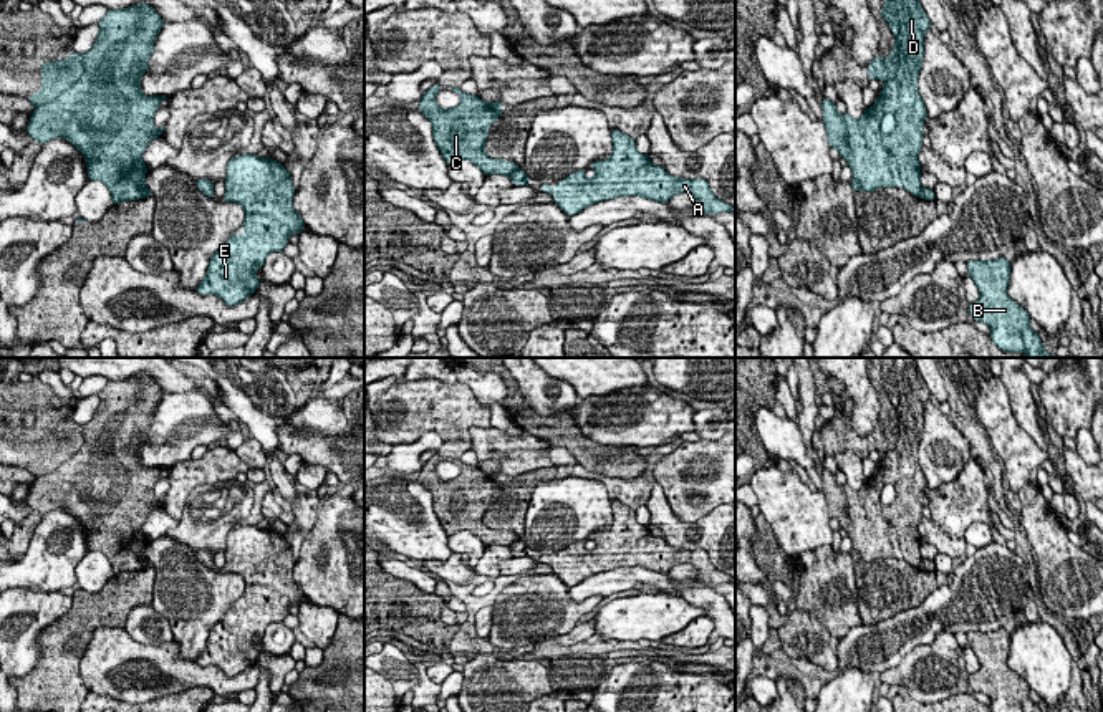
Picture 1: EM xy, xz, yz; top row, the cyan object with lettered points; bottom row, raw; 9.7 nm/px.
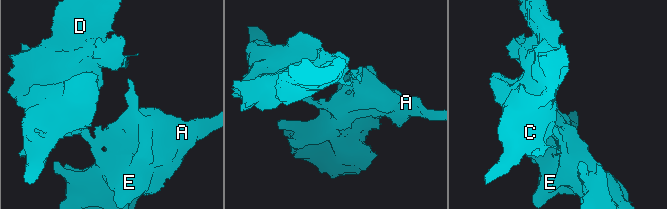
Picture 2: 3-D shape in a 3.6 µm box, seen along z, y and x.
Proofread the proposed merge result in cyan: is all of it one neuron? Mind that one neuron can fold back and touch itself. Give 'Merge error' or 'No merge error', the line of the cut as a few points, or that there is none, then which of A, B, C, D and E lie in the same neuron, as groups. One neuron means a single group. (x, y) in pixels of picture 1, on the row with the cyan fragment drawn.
Merge error. Split along xz (519, 169), (509, 174). Groups: A B E / C D

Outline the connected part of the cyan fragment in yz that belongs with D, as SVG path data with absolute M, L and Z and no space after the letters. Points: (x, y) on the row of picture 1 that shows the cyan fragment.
M884 0L881 17L888 22L896 41L888 58L876 55L868 65L869 79L886 81L878 101L865 109L860 119L853 119L848 113L840 114L836 104L823 98L821 121L828 132L830 147L836 147L851 169L855 179L851 182L853 190L869 194L879 187L896 187L899 184L904 190L919 197L922 169L918 154L922 147L922 124L927 119L927 113L918 93L918 76L924 58L924 33L929 30L931 22L919 0Z

